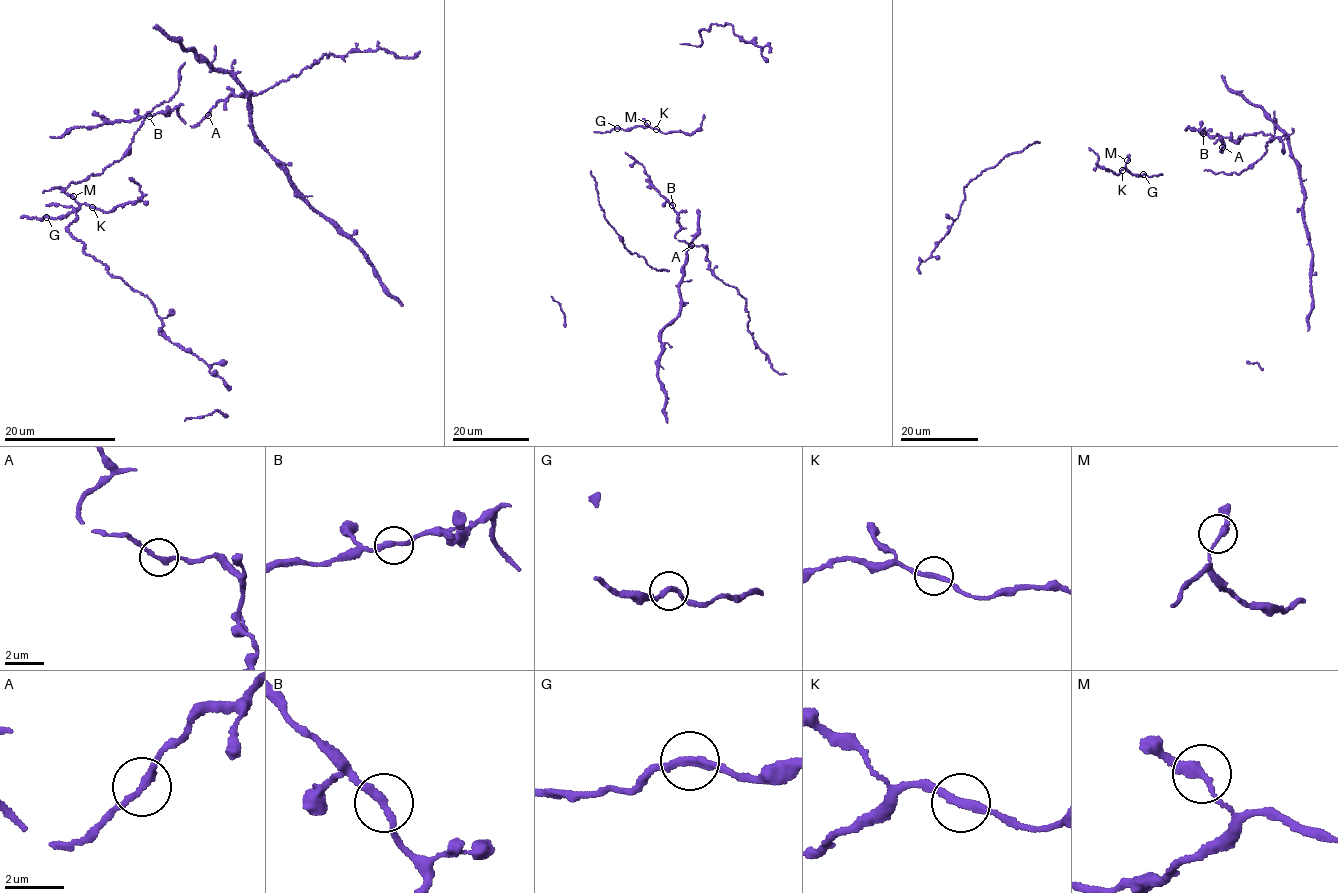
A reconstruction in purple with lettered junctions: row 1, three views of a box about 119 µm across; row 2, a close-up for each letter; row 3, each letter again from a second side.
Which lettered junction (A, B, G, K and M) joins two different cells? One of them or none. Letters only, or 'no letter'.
no letter

